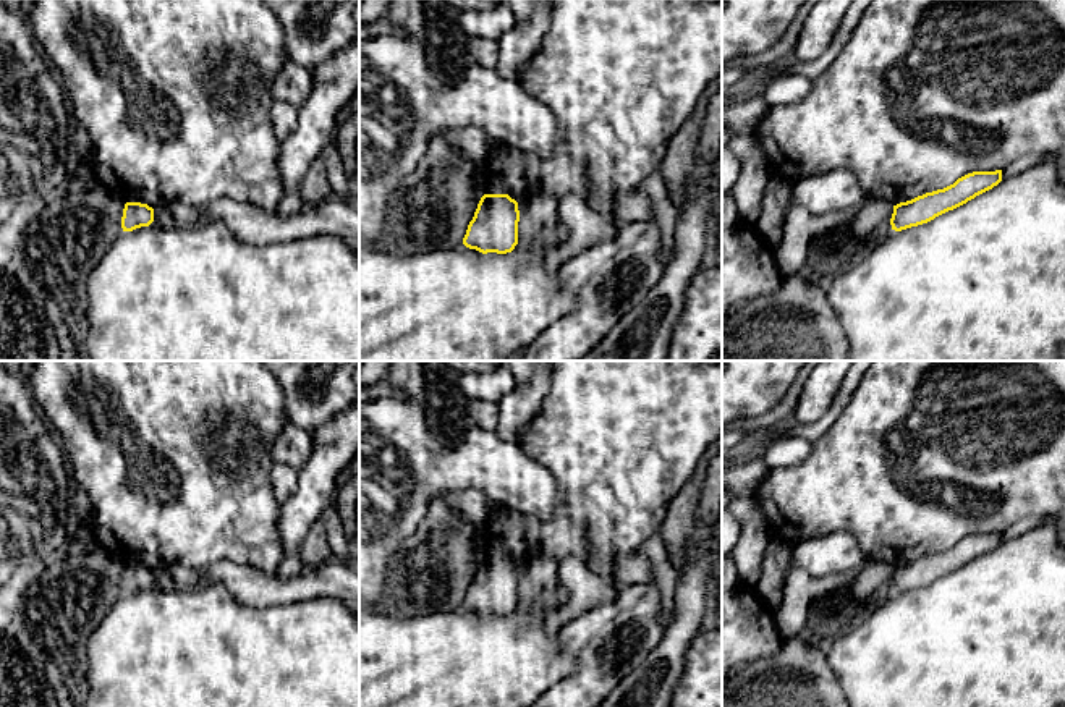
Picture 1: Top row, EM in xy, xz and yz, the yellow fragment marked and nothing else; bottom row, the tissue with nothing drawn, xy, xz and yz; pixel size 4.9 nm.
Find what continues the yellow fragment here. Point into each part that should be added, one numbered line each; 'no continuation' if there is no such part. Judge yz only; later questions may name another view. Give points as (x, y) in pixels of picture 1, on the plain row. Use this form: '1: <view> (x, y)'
no continuation

